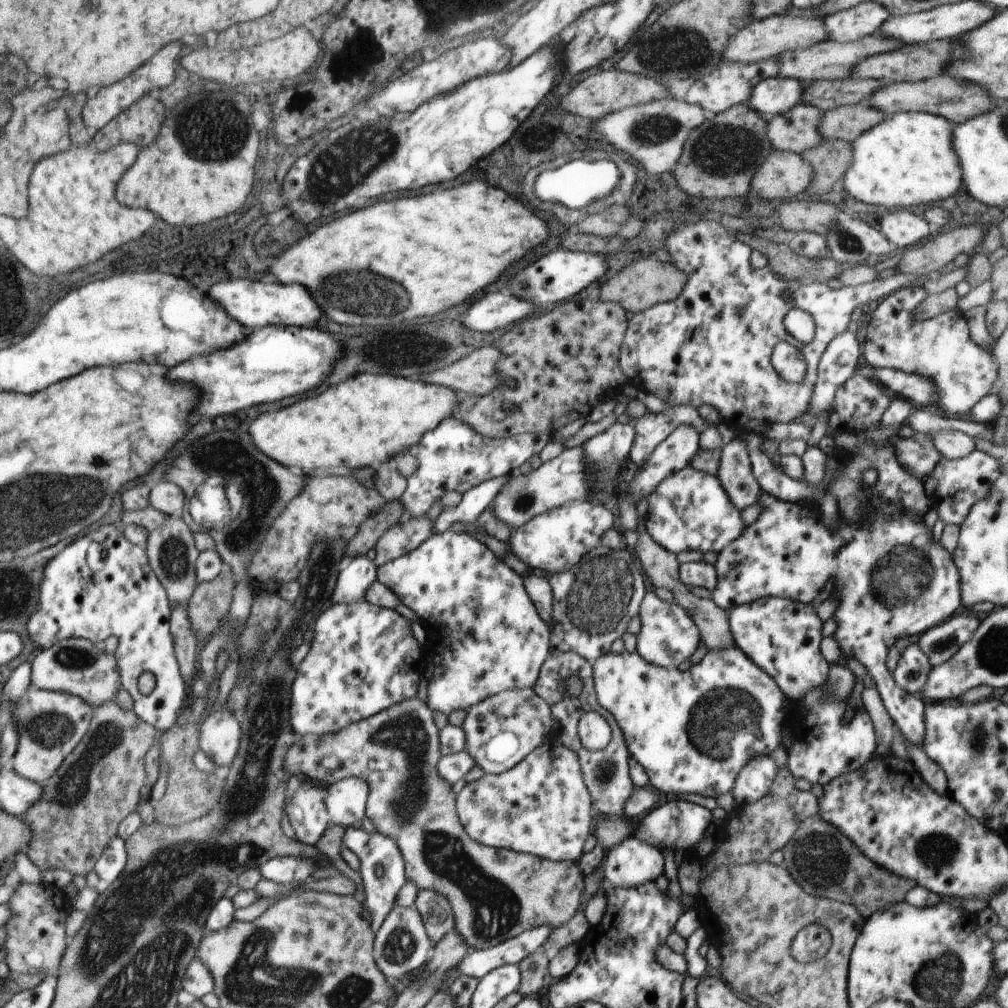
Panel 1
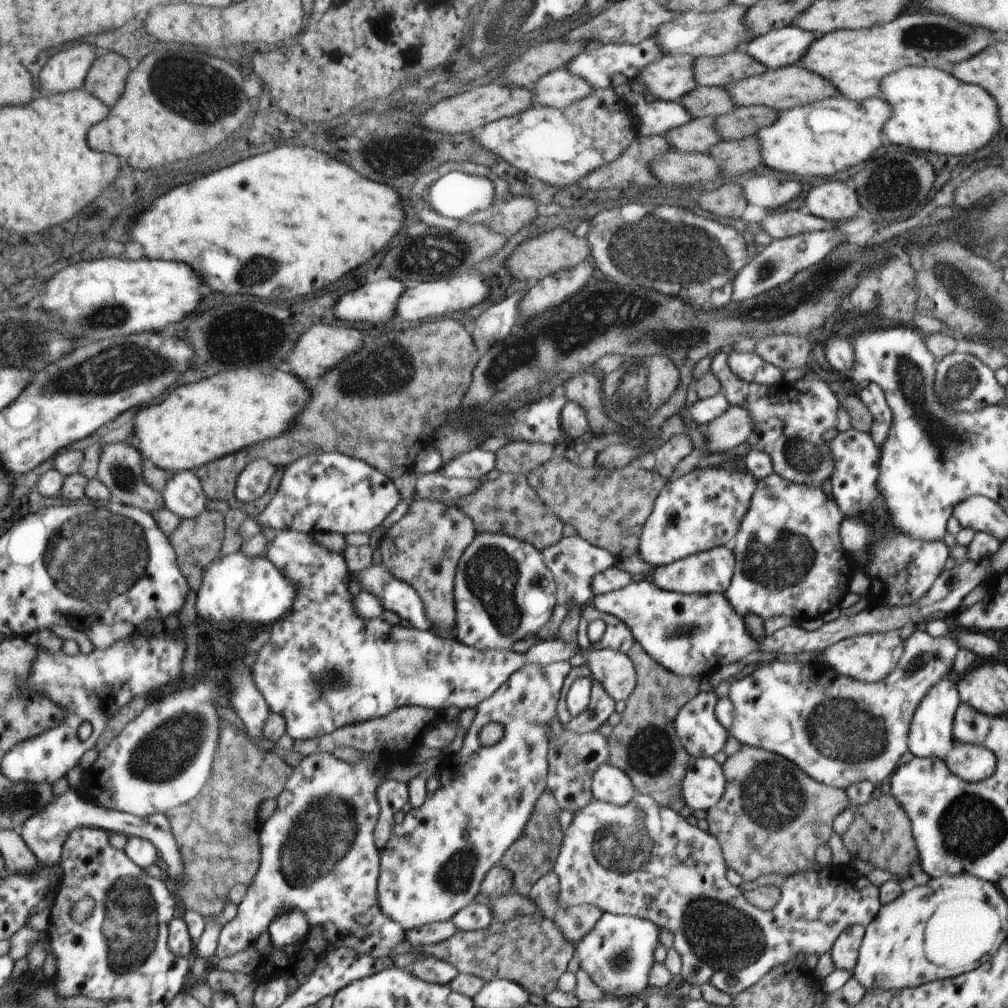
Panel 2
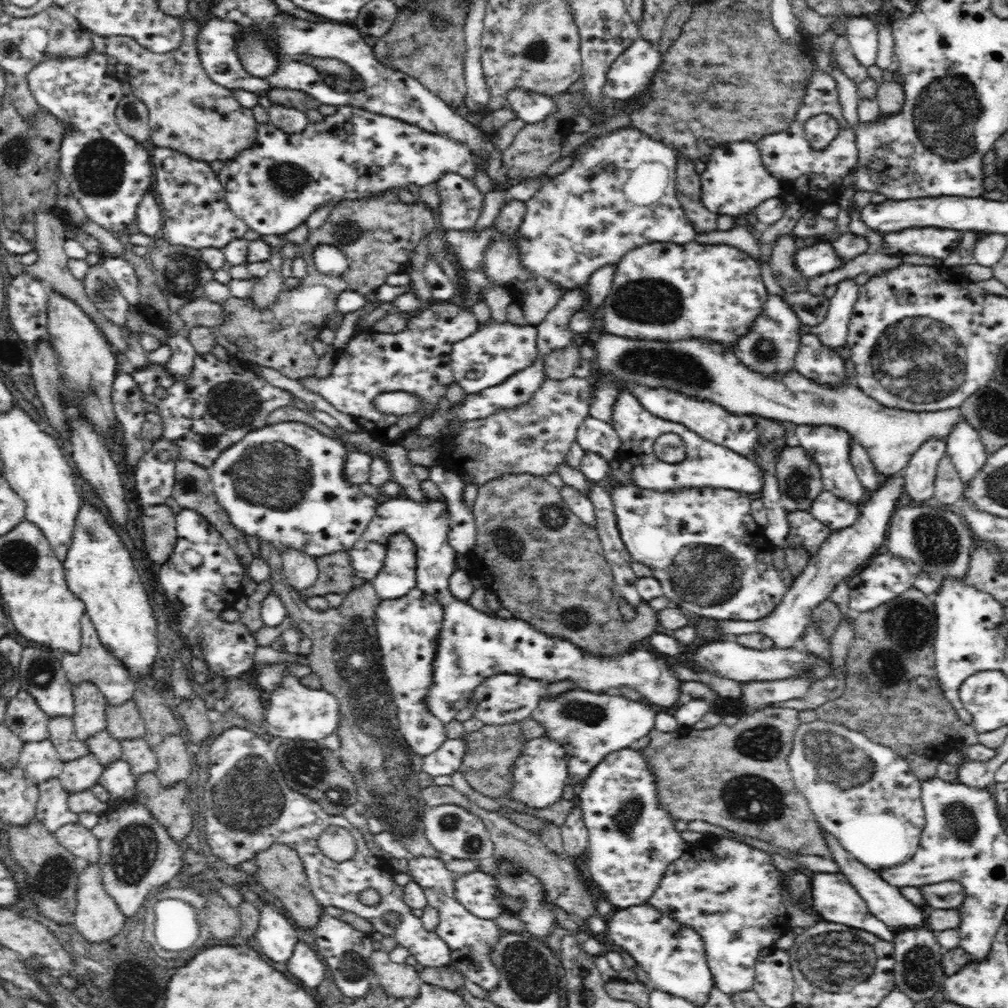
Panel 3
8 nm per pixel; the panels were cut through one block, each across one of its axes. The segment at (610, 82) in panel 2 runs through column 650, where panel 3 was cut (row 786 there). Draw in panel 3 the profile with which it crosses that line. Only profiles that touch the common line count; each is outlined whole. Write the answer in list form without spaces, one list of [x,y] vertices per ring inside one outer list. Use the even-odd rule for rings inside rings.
[[[59,777],[38,785],[39,799],[34,819],[42,823],[48,832],[54,833],[61,826],[76,824],[78,815],[67,805],[69,792],[60,783]]]

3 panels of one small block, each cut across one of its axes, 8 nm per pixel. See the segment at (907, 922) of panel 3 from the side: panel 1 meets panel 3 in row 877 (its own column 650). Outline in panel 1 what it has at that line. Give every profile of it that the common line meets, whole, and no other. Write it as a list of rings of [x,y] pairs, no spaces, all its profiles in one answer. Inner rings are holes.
[[[632,836],[605,853],[602,872],[614,888],[656,883],[660,874],[664,875],[664,853]]]

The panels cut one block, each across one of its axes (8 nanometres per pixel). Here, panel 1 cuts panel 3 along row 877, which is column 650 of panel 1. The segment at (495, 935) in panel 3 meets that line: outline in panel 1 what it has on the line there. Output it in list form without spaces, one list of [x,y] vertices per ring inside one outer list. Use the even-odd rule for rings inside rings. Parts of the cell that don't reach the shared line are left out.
[[[690,405],[671,406],[661,412],[646,411],[633,424],[635,439],[629,458],[636,465],[646,461],[654,449],[678,426],[701,425],[702,419],[697,408]]]

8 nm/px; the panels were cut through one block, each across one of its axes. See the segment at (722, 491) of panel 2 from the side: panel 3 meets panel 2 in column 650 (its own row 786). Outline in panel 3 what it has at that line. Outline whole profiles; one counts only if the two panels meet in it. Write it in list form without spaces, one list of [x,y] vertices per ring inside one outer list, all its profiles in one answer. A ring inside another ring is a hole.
[[[540,736],[524,743],[523,751],[515,766],[511,768],[514,788],[510,800],[515,800],[528,808],[548,808],[562,799],[563,789],[568,784],[567,752],[550,736]]]

